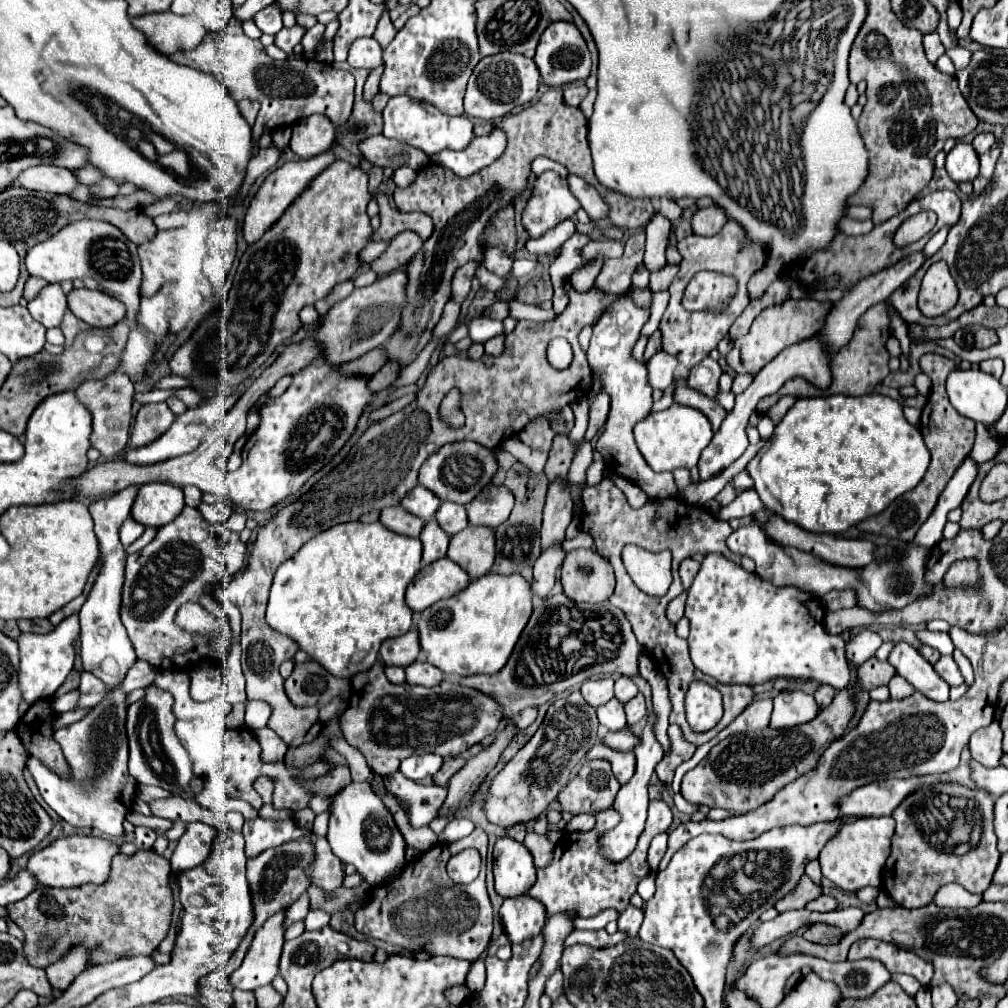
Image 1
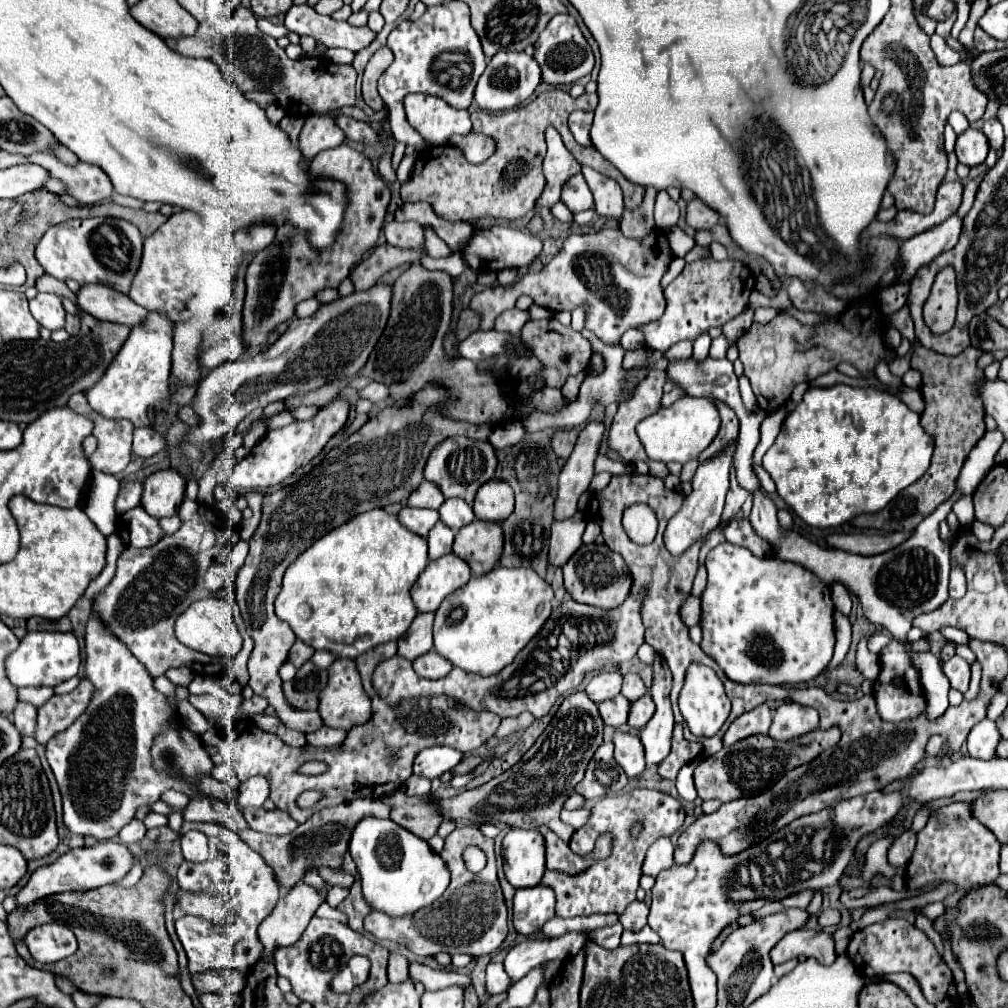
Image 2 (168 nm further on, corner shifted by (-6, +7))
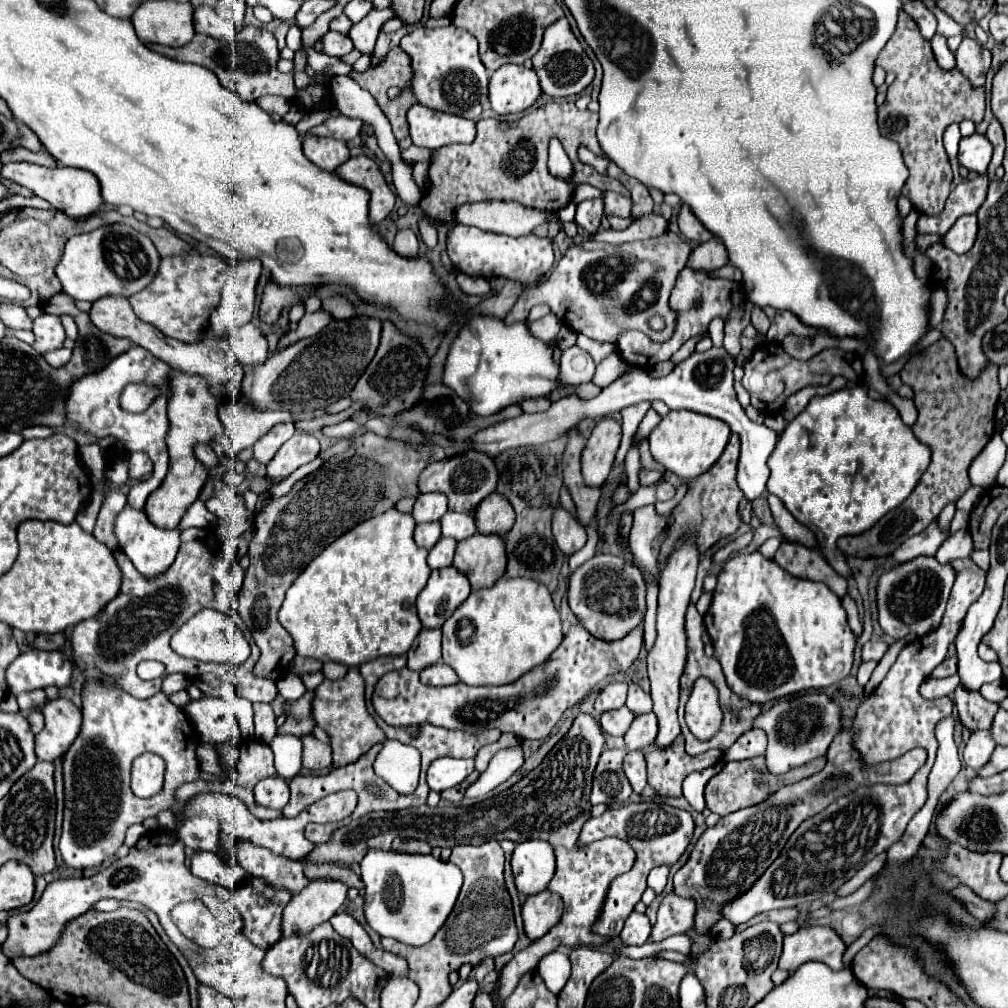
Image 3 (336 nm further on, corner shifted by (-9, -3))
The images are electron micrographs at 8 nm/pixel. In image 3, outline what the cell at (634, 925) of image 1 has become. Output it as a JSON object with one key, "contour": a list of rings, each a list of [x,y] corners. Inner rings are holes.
{"contour":[[[633,911],[625,921],[625,927],[621,931],[621,941],[623,945],[643,945],[649,939],[649,933],[651,933],[651,923],[647,915]]]}

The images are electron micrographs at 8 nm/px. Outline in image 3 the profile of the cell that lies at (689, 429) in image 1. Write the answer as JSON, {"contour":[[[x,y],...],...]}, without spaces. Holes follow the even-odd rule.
{"contour":[[[681,409],[681,411],[669,411],[667,417],[661,419],[661,423],[649,433],[649,445],[653,459],[661,463],[665,469],[673,471],[681,479],[695,479],[721,457],[729,441],[729,435],[731,431],[727,423],[713,419],[709,415]]]}

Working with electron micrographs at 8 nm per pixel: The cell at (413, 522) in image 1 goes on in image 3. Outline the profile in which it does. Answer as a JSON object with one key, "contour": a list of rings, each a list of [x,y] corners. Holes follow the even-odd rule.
{"contour":[[[439,521],[433,523],[419,523],[415,527],[415,543],[423,549],[431,549],[441,537],[441,525]]]}

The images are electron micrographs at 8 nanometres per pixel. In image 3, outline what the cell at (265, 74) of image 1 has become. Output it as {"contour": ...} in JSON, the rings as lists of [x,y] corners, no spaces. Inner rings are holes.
{"contour":[[[245,27],[241,31],[241,35],[237,35],[237,41],[231,43],[217,43],[207,35],[195,35],[187,45],[183,47],[165,47],[165,45],[147,45],[149,49],[175,59],[175,61],[187,61],[187,63],[197,63],[201,67],[207,67],[209,71],[213,71],[221,85],[231,89],[241,101],[255,101],[263,95],[283,95],[295,103],[299,103],[305,111],[309,111],[317,101],[321,101],[329,91],[325,87],[319,85],[309,85],[303,91],[297,91],[293,85],[293,77],[281,73],[275,65],[279,61],[279,49],[275,43],[273,33],[269,31],[261,31],[257,27]]]}

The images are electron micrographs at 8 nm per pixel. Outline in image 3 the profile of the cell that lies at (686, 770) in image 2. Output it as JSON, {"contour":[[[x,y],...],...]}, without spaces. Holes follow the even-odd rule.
{"contour":[[[717,763],[705,771],[697,771],[697,773],[691,773],[687,775],[685,783],[683,783],[683,797],[691,803],[693,809],[697,811],[703,811],[705,809],[705,797],[703,797],[703,791],[705,791],[705,785],[709,783],[709,779],[713,775],[717,775],[721,769],[723,769],[725,763]]]}

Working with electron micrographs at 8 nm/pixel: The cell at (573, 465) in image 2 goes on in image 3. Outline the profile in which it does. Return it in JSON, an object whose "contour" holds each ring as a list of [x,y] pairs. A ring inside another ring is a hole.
{"contour":[[[605,417],[595,425],[587,441],[587,449],[583,451],[583,477],[589,485],[601,487],[609,477],[621,435],[621,423],[613,417]]]}

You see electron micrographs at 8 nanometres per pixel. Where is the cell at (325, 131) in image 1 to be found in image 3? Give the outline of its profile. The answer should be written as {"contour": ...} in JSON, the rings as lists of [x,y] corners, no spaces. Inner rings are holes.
{"contour":[[[307,137],[303,141],[303,153],[309,157],[309,161],[319,165],[319,169],[329,173],[349,159],[347,145],[331,137]]]}

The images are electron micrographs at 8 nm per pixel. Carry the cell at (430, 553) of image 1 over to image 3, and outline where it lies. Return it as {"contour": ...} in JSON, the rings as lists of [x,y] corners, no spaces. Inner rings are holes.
{"contour":[[[441,537],[441,539],[437,541],[437,545],[429,551],[429,555],[427,555],[427,565],[429,565],[431,569],[449,567],[451,561],[453,561],[453,555],[455,555],[455,547],[457,547],[457,541],[455,541],[455,539]]]}

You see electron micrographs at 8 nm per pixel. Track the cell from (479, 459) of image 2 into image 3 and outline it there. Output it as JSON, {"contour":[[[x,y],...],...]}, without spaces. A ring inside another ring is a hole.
{"contour":[[[475,451],[461,453],[451,459],[435,461],[425,467],[425,471],[419,475],[419,491],[429,493],[429,491],[439,491],[445,493],[449,499],[449,511],[461,511],[461,513],[475,513],[475,507],[495,491],[497,487],[497,471],[495,463],[491,457]]]}

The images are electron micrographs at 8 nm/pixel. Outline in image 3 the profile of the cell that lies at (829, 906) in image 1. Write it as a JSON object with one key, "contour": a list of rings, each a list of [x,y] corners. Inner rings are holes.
{"contour":[[[957,887],[957,889],[953,889],[951,893],[965,903],[967,911],[969,911],[973,917],[977,917],[977,919],[981,919],[981,921],[991,921],[991,919],[995,917],[995,911],[997,911],[997,909],[995,909],[995,903],[977,897],[969,887]]]}

